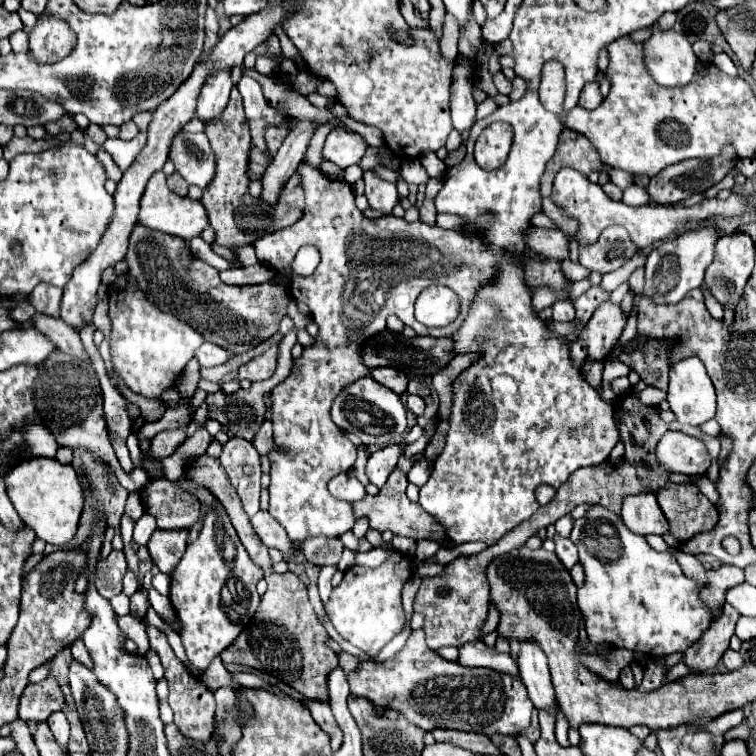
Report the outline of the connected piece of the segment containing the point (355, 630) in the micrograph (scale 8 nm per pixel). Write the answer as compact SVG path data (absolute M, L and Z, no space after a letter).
M392 552L378 568L348 568L344 572L344 580L332 590L326 604L326 612L340 636L366 652L370 658L376 658L378 652L404 628L406 616L400 604L400 594L412 574L412 560L400 552Z

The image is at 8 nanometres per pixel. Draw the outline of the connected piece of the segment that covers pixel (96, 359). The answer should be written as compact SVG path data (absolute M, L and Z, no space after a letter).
M96 354L96 356L90 356L90 358L92 358L94 370L100 378L100 386L102 386L102 394L104 394L104 420L106 420L108 436L118 438L120 442L126 442L126 438L130 436L130 430L132 430L132 416L130 416L128 402L110 384L102 356Z

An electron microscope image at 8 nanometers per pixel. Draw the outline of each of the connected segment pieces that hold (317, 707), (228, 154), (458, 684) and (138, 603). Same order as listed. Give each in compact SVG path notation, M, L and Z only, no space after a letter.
M302 700L302 702L312 712L312 718L316 720L316 724L330 734L330 738L332 738L332 750L338 750L340 744L342 744L342 732L340 732L338 724L336 724L336 720L334 720L334 716L330 712L330 704L322 702L322 700Z
M236 86L232 90L228 108L222 112L222 116L218 116L210 124L206 124L204 132L210 140L212 152L216 154L216 176L206 186L200 202L206 208L208 222L216 232L216 240L214 240L216 244L226 246L230 250L242 248L246 244L254 244L258 238L262 238L266 234L272 234L286 226L292 226L294 222L300 220L302 208L304 208L304 192L300 186L300 176L292 176L286 182L286 186L280 190L280 198L276 204L266 204L266 200L250 196L250 190L248 190L250 178L248 178L247 166L252 144L250 144L250 130L246 124L244 108L242 108L242 96Z
M414 630L394 660L360 662L360 666L348 674L348 684L354 696L370 700L380 710L398 710L400 714L406 716L406 720L410 720L414 726L422 730L448 728L448 730L480 732L486 736L490 736L492 732L518 736L530 726L534 710L534 704L530 704L526 686L522 684L520 678L494 672L490 668L466 668L458 662L448 662L426 646L424 630Z
M140 590L136 592L134 596L130 596L130 614L138 620L144 620L146 614L148 614L148 608L150 608L150 602L146 598L146 594Z

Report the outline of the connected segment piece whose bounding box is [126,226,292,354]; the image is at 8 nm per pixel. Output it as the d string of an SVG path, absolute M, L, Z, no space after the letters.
M136 226L130 236L126 262L138 288L158 310L190 324L190 328L196 328L206 342L218 344L232 354L248 352L276 334L278 322L292 300L286 286L280 284L264 282L256 286L228 286L220 280L216 268L198 258L192 258L190 266L184 266L180 258L180 238L140 226Z

